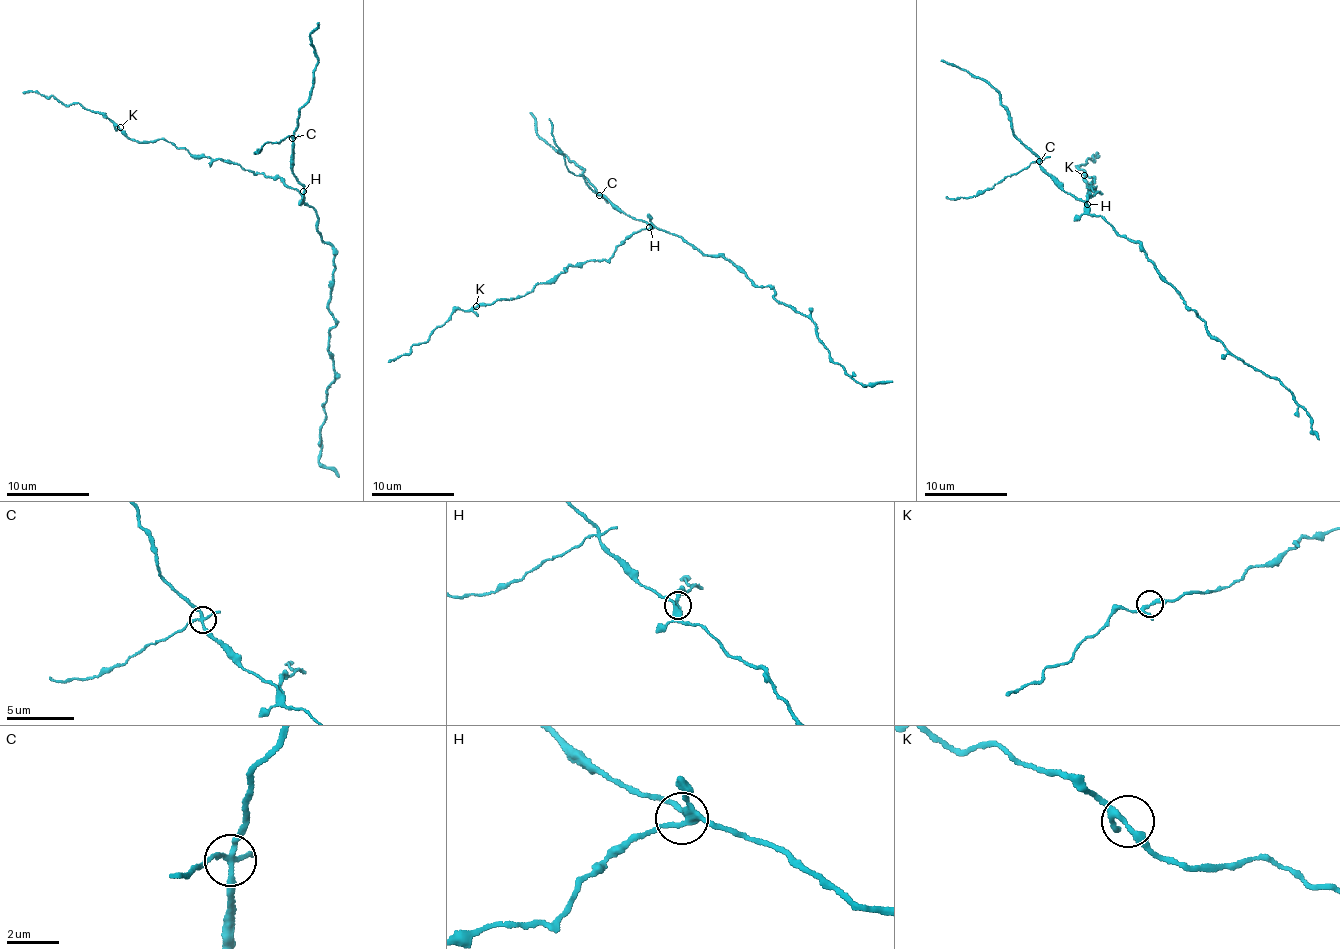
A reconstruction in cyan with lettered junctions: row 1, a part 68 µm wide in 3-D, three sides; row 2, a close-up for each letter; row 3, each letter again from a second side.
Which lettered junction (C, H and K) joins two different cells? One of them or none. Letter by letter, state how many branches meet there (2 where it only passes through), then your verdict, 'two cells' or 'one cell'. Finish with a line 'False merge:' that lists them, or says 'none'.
C: branches 4; two cells
H: branches 4; one cell
K: branches 3; one cell
False merge: C

